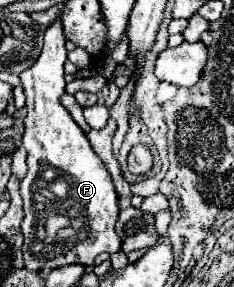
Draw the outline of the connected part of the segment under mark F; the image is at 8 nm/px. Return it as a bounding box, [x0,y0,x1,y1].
[20,19,122,271]

